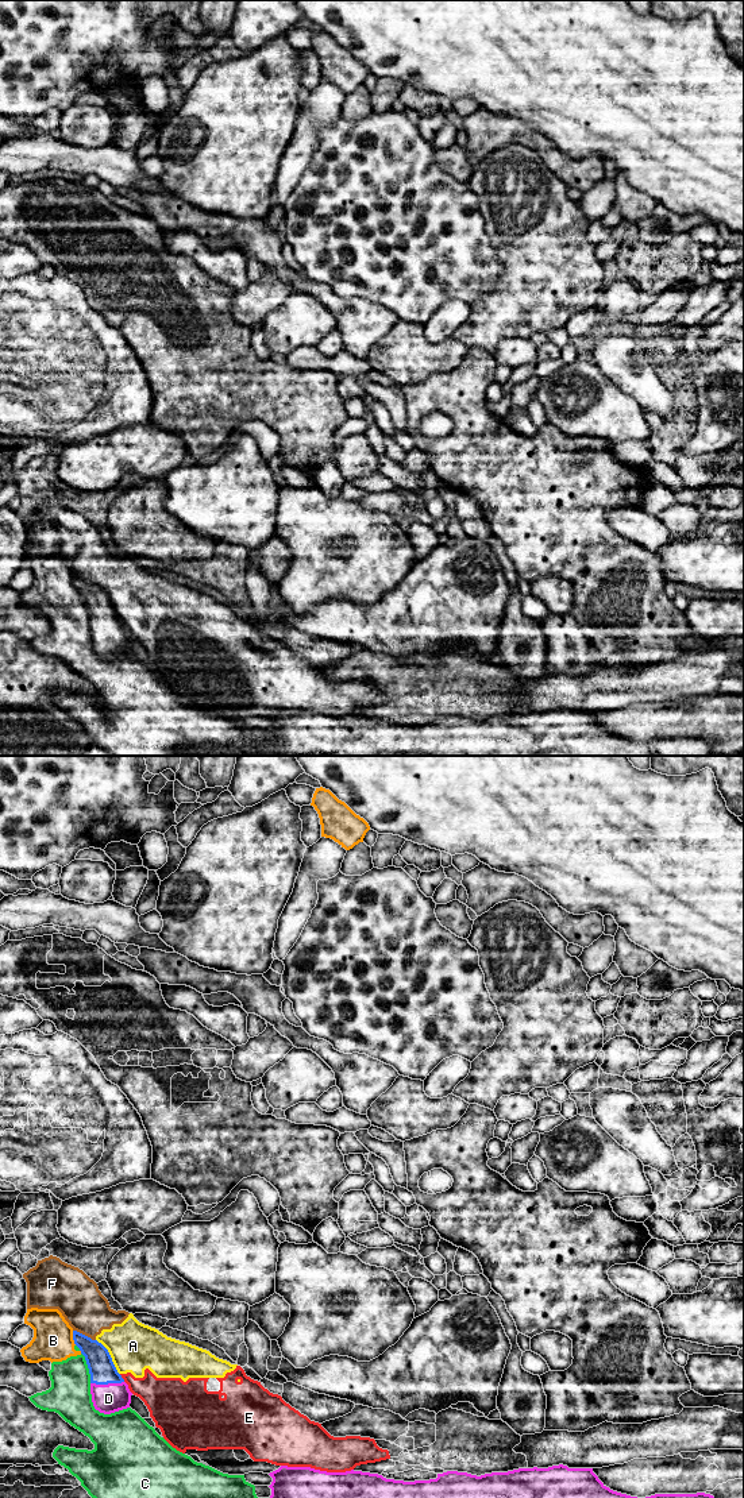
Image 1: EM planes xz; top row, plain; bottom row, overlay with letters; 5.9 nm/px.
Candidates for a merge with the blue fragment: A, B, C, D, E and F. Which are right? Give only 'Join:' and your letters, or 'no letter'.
Join: D

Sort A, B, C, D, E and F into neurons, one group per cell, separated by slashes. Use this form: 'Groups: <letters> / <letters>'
Groups: A E F / B C / D

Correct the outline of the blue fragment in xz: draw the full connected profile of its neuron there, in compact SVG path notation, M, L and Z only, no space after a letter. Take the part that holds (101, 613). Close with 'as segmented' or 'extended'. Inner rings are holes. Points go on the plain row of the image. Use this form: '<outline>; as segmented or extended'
M73 575L73 584L85 601L89 613L95 653L111 659L130 652L132 637L117 617L108 594L77 575Z; extended

